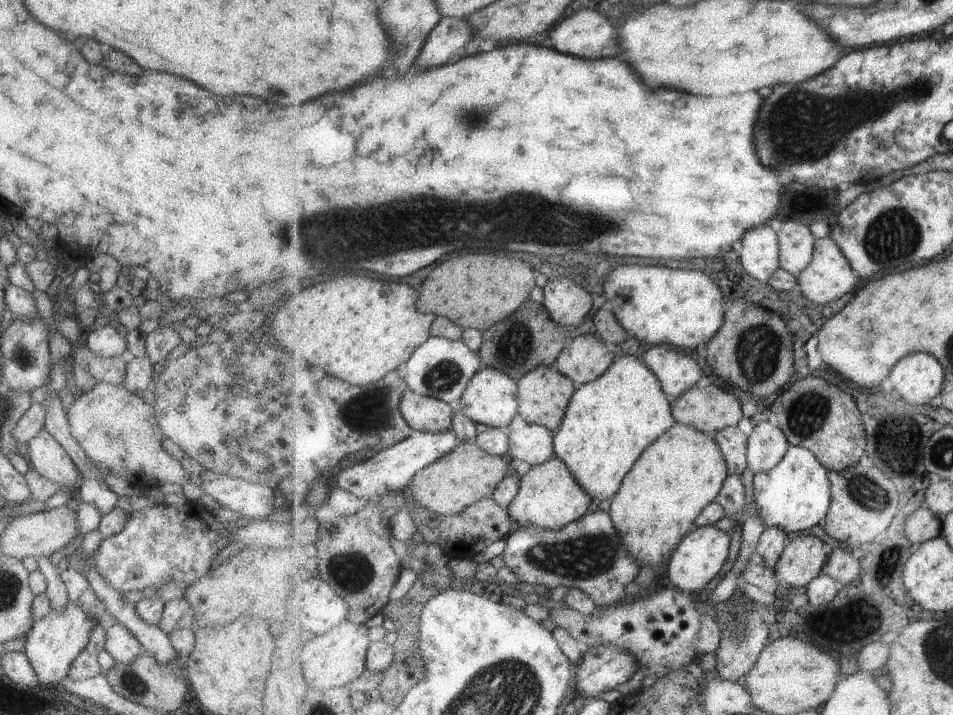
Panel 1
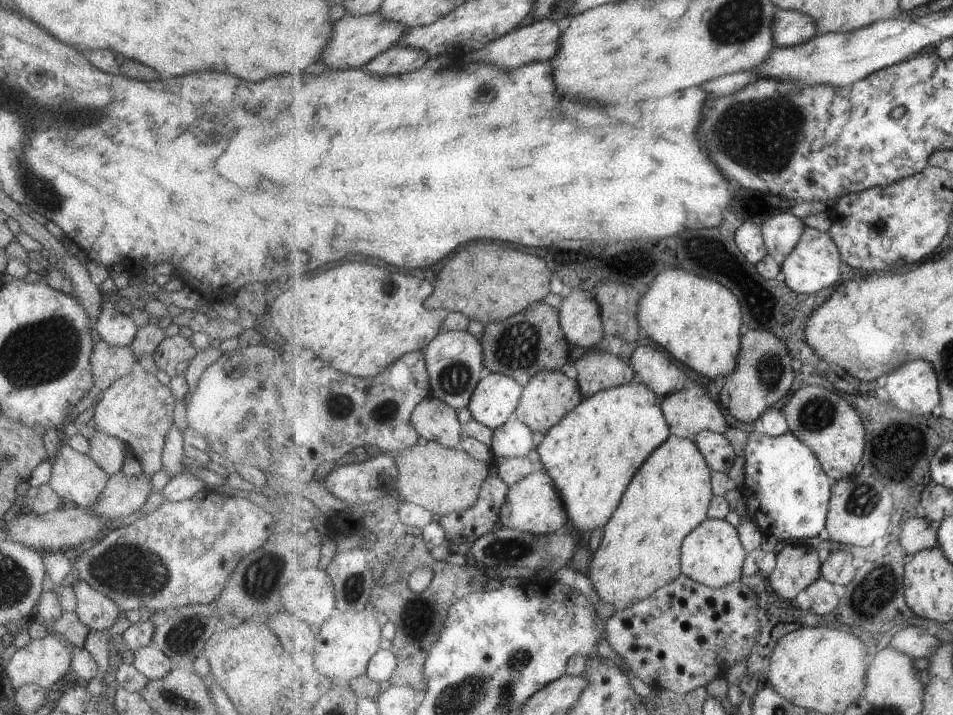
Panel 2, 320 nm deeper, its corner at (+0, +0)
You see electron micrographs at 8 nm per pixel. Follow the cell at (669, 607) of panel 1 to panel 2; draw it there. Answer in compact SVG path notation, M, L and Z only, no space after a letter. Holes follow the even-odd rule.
M682 575L647 599L614 610L606 620L604 638L622 659L623 667L652 690L668 689L680 697L695 691L695 688L720 686L729 668L741 660L748 661L761 630L758 607L759 596L739 581L722 588L712 588Z

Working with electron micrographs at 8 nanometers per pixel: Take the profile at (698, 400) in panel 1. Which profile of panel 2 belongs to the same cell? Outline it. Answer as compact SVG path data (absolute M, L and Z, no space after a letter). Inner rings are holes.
M688 385L675 395L662 398L661 404L671 435L694 439L704 431L723 434L729 428L725 414L705 386Z

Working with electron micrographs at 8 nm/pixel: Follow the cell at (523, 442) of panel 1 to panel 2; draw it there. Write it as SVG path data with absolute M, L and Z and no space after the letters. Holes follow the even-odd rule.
M513 420L505 426L499 426L493 431L493 444L490 444L492 454L501 459L523 458L533 448L538 448L540 438L527 424Z

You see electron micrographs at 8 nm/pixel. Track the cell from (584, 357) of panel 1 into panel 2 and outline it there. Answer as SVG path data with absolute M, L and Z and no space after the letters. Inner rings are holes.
M589 349L574 364L578 375L576 379L586 399L600 391L627 385L637 380L632 364L613 356L609 352Z

